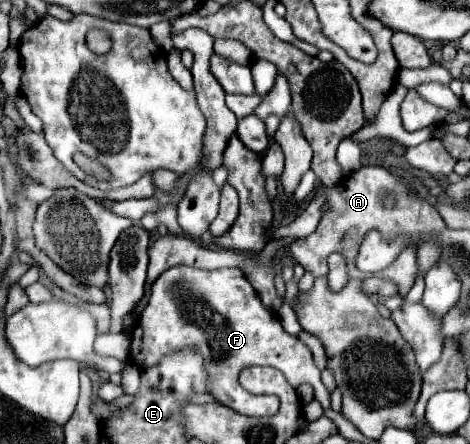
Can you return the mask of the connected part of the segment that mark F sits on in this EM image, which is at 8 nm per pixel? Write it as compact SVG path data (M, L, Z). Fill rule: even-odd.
M174 266L160 274L152 284L148 306L132 330L132 362L138 368L154 368L162 356L192 346L196 346L202 354L210 376L206 390L222 406L256 418L274 414L280 406L277 396L250 394L238 384L238 372L242 368L272 366L278 368L294 388L310 384L314 388L314 398L322 404L322 408L330 408L330 394L320 380L320 370L316 368L310 350L298 338L284 332L280 318L262 306L258 294L238 268L222 268L220 276L220 270L208 272L190 266Z

